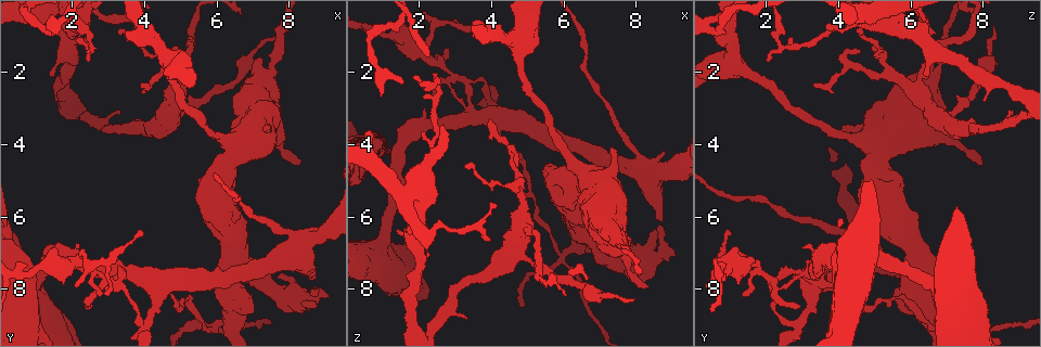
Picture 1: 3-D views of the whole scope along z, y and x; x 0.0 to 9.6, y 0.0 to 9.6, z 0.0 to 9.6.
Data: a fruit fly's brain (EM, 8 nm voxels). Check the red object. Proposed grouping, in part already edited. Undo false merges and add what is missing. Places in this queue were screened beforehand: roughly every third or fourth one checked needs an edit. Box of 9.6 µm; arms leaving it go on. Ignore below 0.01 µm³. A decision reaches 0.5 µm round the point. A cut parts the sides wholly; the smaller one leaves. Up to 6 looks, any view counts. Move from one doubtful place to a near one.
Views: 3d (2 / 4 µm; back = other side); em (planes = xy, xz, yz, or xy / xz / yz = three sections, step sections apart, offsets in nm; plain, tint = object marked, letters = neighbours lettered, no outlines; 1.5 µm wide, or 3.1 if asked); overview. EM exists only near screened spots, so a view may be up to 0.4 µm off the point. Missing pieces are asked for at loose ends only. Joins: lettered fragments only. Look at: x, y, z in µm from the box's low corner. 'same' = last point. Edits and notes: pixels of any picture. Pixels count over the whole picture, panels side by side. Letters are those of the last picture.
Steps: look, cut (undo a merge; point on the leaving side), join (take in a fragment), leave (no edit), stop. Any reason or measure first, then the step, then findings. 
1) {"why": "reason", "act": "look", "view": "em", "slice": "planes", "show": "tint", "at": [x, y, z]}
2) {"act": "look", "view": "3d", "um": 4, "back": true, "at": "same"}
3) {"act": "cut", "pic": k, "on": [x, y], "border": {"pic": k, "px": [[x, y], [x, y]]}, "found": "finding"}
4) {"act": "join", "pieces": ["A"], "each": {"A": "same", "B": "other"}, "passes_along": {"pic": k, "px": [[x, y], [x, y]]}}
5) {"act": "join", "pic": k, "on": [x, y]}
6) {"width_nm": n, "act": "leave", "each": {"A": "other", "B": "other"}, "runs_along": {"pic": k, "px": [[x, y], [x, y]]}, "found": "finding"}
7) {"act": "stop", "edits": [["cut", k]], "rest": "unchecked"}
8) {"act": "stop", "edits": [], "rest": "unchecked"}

{"why": "arms part here", "act": "look", "view": "em", "um": 3.1, "slice": "planes", "show": "plain", "at": [4.15, 0.90, 1.00]}

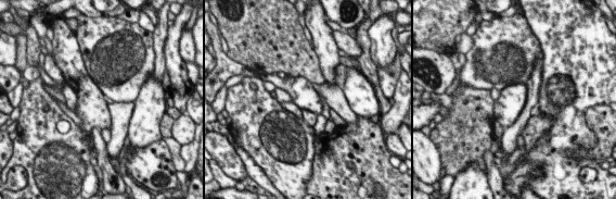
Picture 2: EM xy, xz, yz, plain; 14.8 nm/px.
{"act": "look", "view": "em", "um": 3.1, "slice": "planes", "show": "letters", "at": "same"}

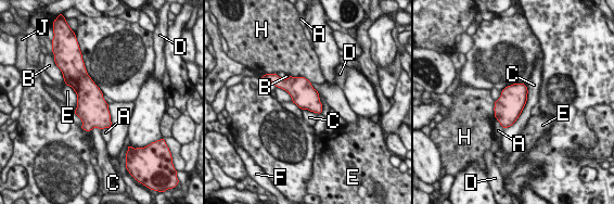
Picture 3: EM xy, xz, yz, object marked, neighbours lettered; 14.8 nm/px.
{"act": "leave", "each": {"A": "other", "B": "other", "C": "other", "D": "other", "E": "other", "F": "other", "H": "other", "J": "other"}, "border": {"pic": 3, "px": [[526, 85], [525, 105], [504, 129]]}, "found": "all the same cell"}

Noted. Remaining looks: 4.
{"why": "tapers out", "act": "look", "view": "em", "slice": "yz", "step": 8, "show": "tint", "at": [4.00, 0.90, 6.60]}

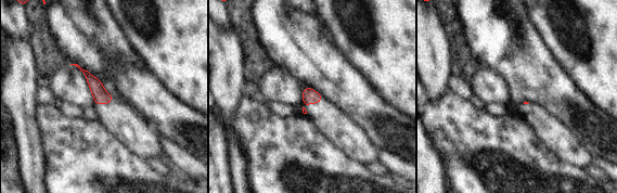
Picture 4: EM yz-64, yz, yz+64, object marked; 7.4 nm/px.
{"why": "cut it another way", "act": "look", "view": "em", "slice": "planes", "show": "tint", "at": "same"}

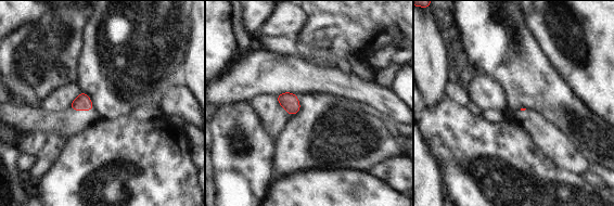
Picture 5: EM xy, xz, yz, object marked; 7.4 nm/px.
{"act": "look", "view": "em", "slice": "planes", "show": "letters", "at": "same"}

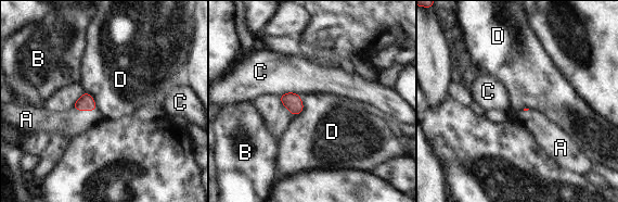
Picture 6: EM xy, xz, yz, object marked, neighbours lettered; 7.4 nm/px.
{"act": "join", "pieces": ["A"], "each": {"A": "same", "B": "other", "C": "other", "D": "other"}, "passes_along": {"pic": 6, "px": [[86, 102], [85, 110], [72, 123]]}, "found": "it goes on there"}

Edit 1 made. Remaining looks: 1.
{"why": "thick turns thin", "act": "look", "view": "em", "slice": "planes", "show": "letters", "at": [7.10, 1.30, 8.20]}

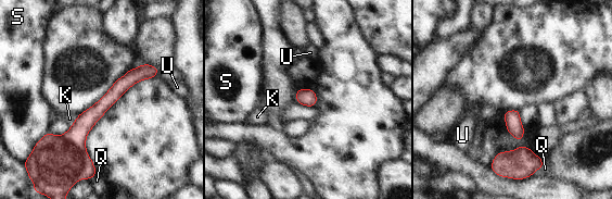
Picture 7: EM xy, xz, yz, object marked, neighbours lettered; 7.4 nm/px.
{"act": "leave", "each": {"K": "other", "Q": "other", "S": "other", "U": "other"}, "found": "all the same cell"}

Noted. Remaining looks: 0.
{"act": "stop", "edits": [["join", 6]], "rest": "unchecked"}

